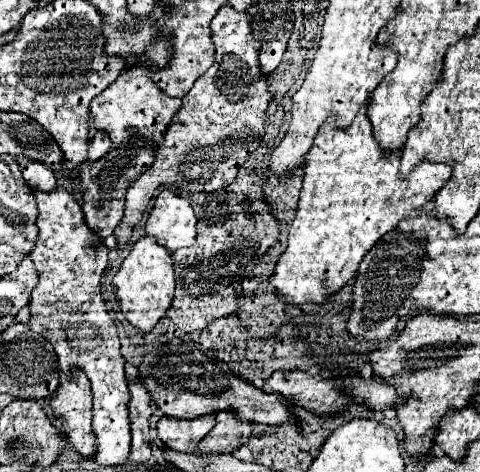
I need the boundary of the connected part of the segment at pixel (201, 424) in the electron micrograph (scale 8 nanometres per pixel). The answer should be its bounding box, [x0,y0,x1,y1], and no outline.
[157,416,215,454]

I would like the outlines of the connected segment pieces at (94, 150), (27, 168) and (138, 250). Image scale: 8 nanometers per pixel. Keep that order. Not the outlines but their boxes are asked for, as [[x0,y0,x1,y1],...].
[[89,132,111,162],[15,156,55,192],[113,236,175,332]]

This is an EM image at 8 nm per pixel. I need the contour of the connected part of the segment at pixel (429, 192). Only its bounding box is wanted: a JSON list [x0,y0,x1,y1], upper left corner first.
[269,106,453,306]

